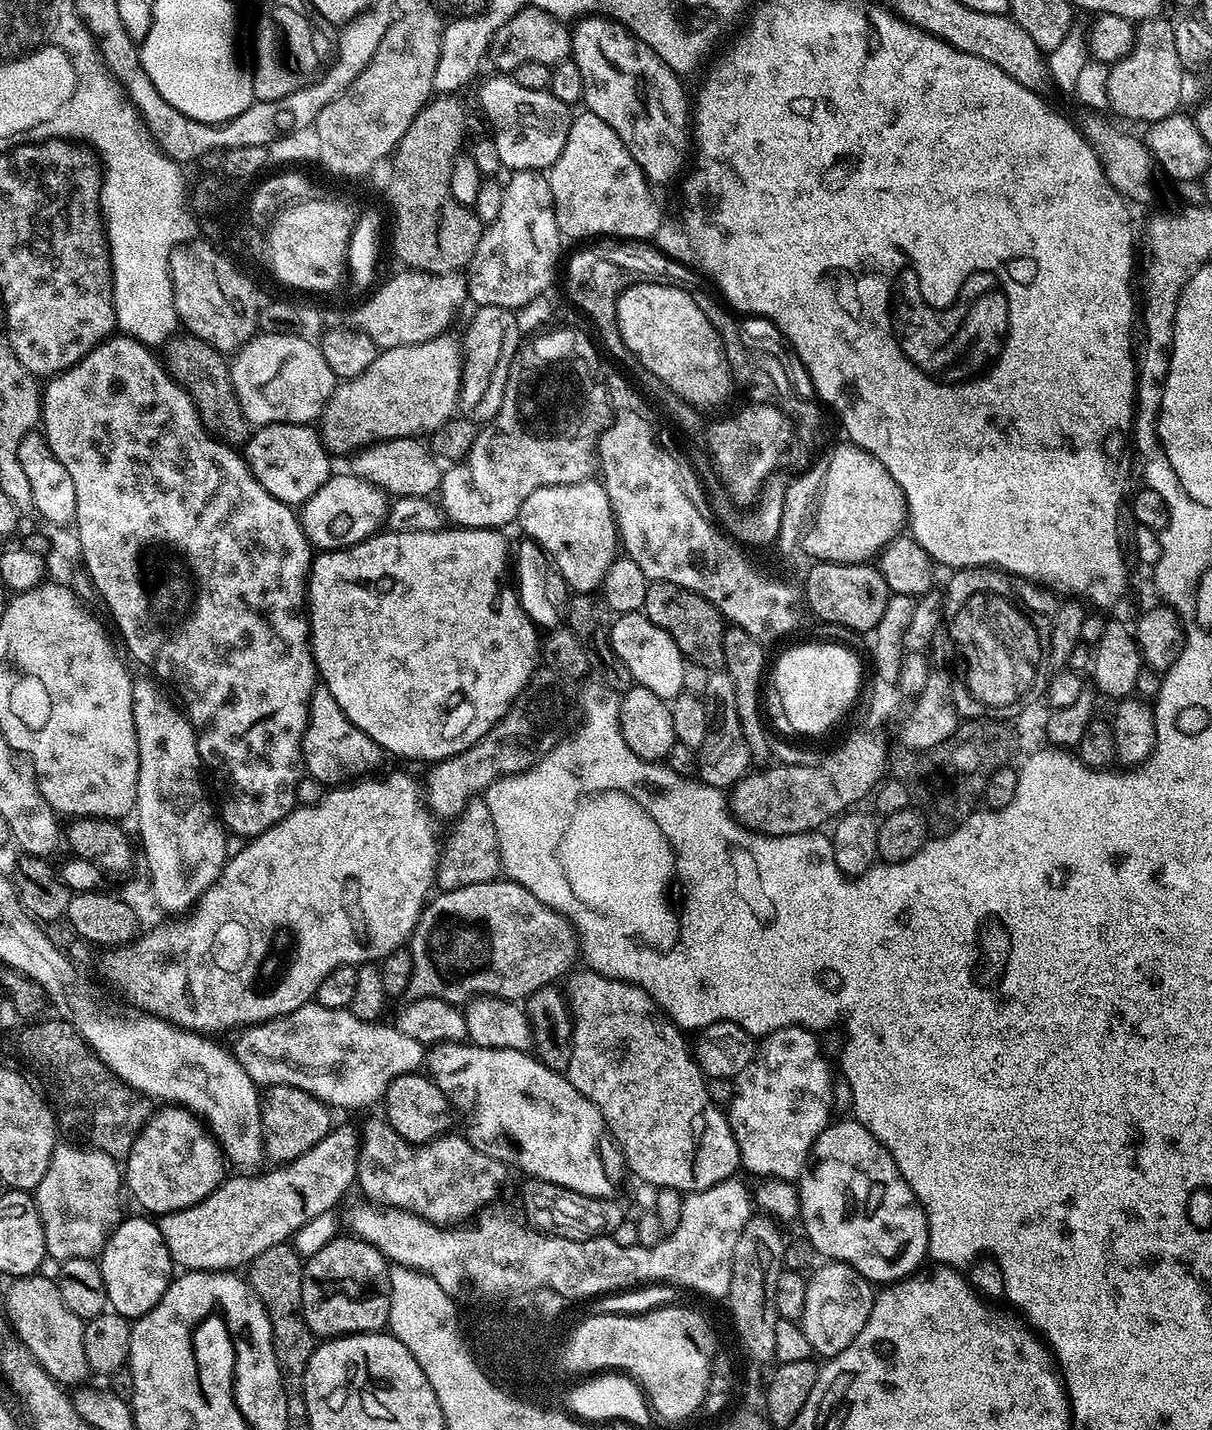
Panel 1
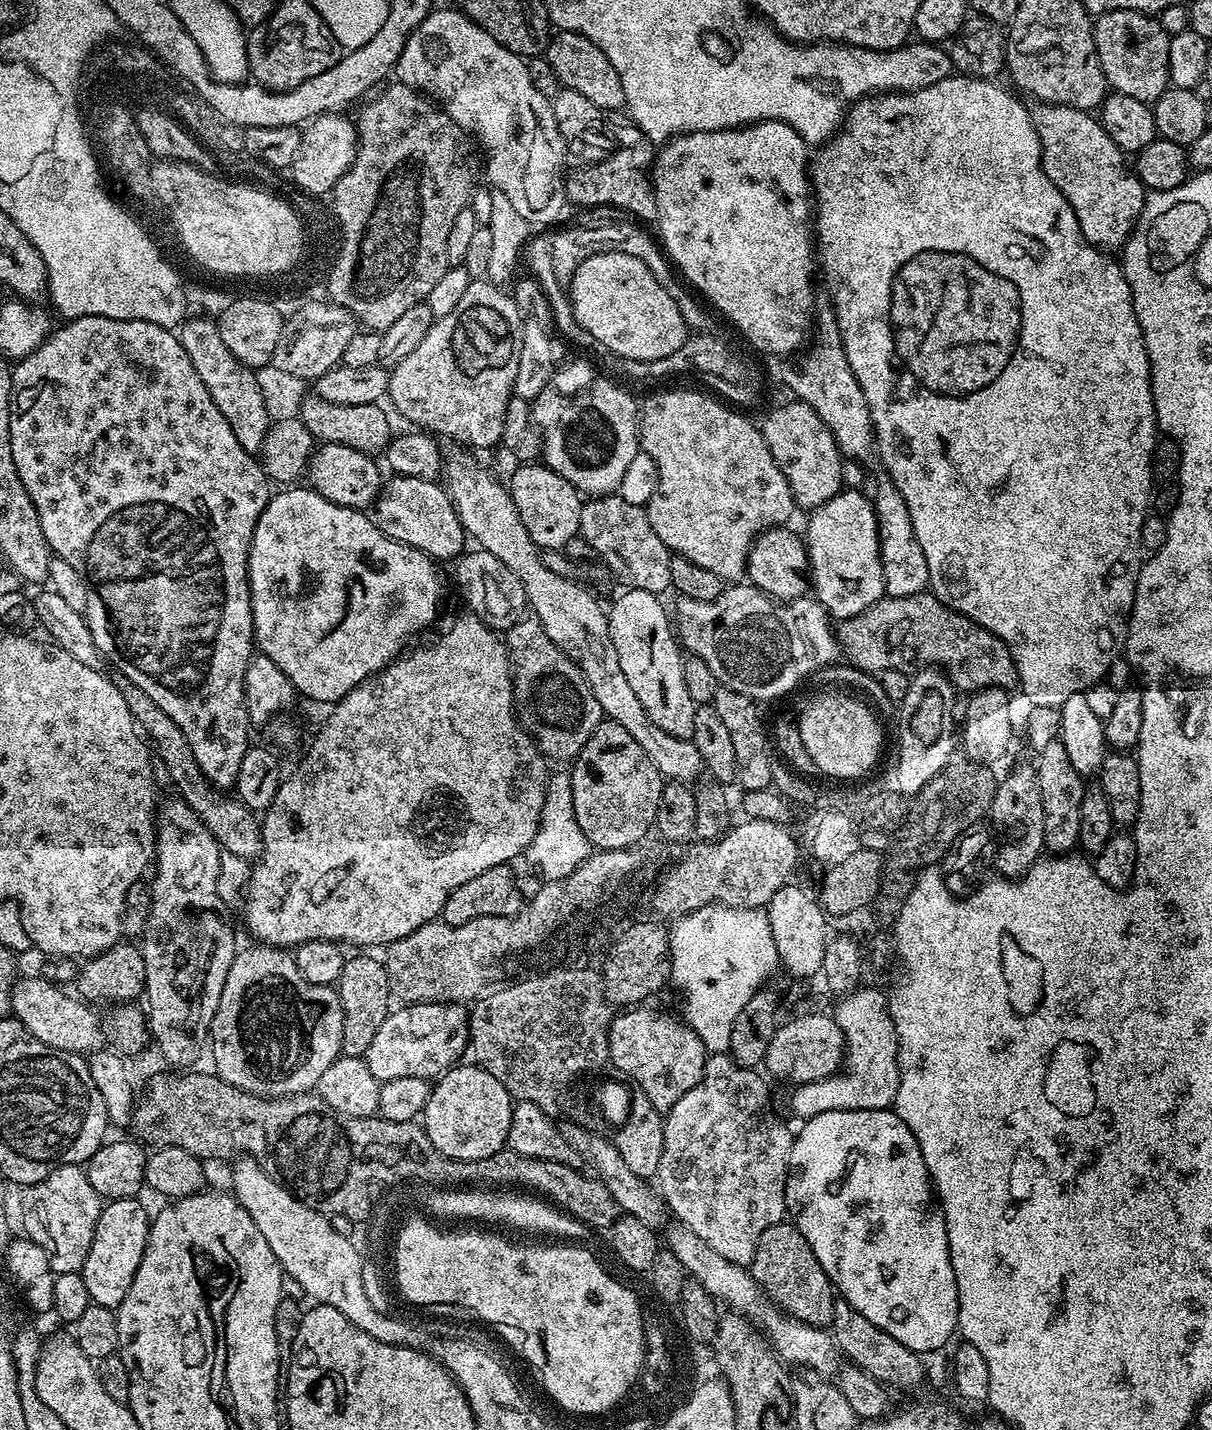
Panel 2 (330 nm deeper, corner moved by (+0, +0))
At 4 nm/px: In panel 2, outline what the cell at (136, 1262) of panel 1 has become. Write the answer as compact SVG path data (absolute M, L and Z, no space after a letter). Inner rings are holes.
M136 1198L109 1200L100 1209L96 1233L90 1242L90 1254L86 1254L82 1269L88 1299L93 1304L113 1310L119 1308L130 1290L130 1282L134 1282L134 1274L146 1250L150 1227L150 1212L148 1216L138 1201Z

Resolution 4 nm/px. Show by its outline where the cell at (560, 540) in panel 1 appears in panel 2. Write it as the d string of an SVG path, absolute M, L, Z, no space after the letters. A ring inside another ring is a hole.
M524 462L512 472L510 491L512 501L530 534L530 538L541 550L563 550L566 542L580 531L581 493L575 486L566 482L553 468L540 462Z

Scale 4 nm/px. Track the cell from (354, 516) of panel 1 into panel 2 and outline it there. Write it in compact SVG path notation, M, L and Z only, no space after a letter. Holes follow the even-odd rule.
M393 475L392 481L381 487L374 505L374 523L381 532L399 544L409 544L422 550L433 561L451 561L465 551L466 533L456 513L456 507L436 480L423 480L409 476Z

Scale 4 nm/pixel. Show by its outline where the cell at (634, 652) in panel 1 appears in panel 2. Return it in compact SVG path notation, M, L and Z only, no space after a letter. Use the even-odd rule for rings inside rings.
M630 588L607 609L608 629L618 654L618 666L626 674L626 682L638 694L638 702L646 714L662 730L672 736L691 737L697 704L686 691L686 678L682 678L684 656L674 631L673 621L660 605L661 597L655 592Z

